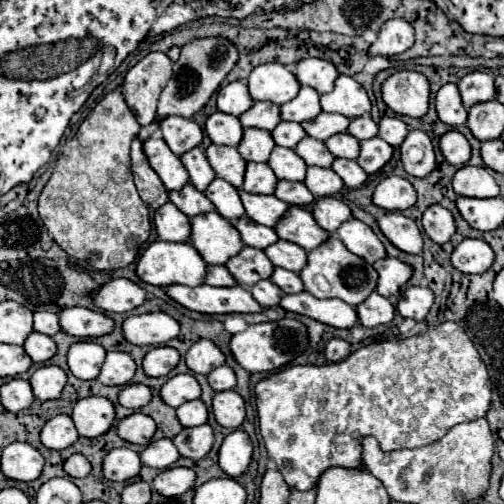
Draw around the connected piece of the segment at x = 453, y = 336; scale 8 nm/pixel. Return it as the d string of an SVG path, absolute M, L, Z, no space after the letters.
M443 322L405 340L373 342L341 362L323 366L289 366L273 372L255 386L261 436L285 482L295 490L309 490L329 468L365 468L361 440L375 436L383 452L417 448L443 438L455 424L483 418L491 408L491 382L475 346L455 322Z

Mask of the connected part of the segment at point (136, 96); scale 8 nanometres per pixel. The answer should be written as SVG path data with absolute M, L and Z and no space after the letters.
M149 52L125 76L121 92L141 126L155 120L159 94L171 78L171 64L167 54Z

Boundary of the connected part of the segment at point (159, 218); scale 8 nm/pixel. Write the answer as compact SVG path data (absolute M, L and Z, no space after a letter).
M171 202L157 208L153 216L153 224L155 224L159 238L165 242L187 242L189 240L189 232L191 232L189 218L181 214L181 210L177 210L177 206L173 206Z

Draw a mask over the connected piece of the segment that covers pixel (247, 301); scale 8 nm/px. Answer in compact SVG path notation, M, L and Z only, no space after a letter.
M171 284L165 294L169 298L173 298L175 302L179 302L181 306L201 312L201 314L235 314L235 312L261 312L263 308L259 306L259 302L243 288L243 286L227 286L227 288L215 288L209 284L201 284L201 286L183 286L183 284Z

